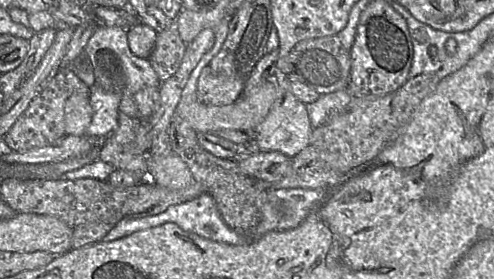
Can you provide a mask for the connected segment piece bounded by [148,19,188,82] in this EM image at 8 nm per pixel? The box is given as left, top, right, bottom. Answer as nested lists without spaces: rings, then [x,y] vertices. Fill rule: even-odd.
[[[173,19],[163,32],[158,34],[156,44],[148,58],[158,79],[163,82],[179,69],[188,43],[180,37]]]

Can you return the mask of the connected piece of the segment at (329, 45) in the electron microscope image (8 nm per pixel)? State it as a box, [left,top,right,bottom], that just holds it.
[281,35,351,95]

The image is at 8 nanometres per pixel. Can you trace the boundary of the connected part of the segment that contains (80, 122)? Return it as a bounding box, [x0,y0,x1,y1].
[65,80,92,136]

